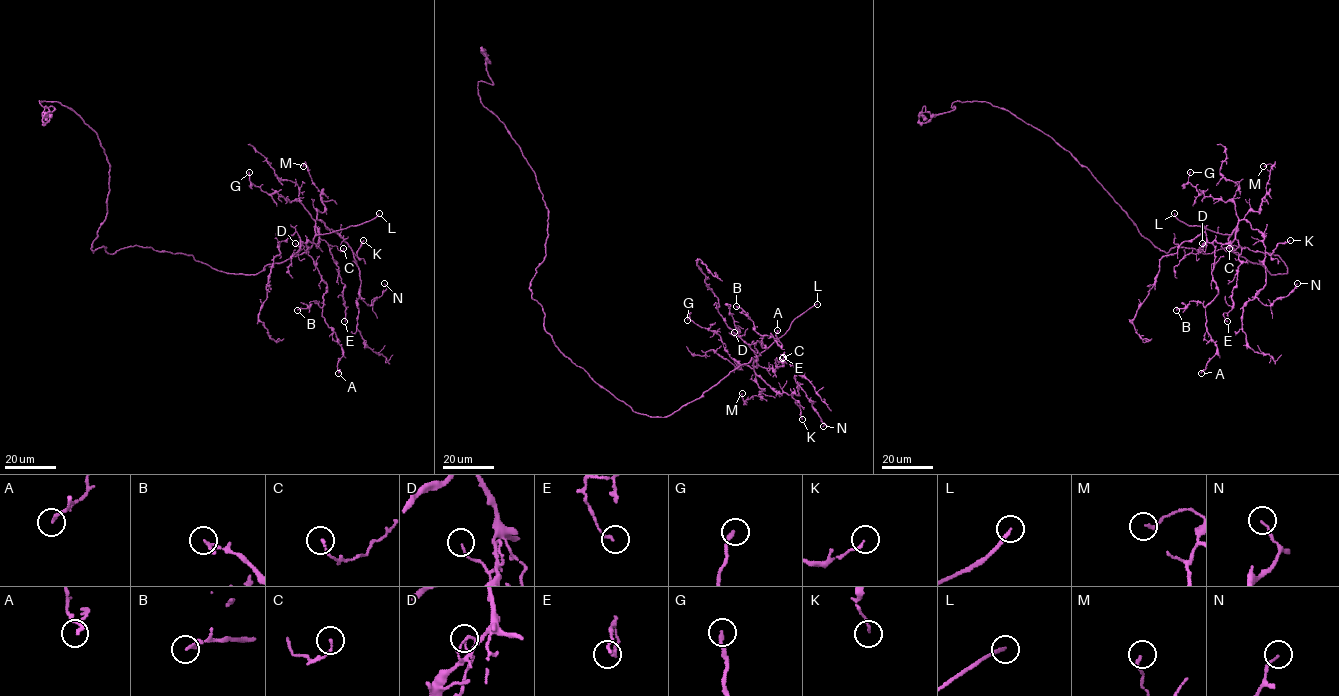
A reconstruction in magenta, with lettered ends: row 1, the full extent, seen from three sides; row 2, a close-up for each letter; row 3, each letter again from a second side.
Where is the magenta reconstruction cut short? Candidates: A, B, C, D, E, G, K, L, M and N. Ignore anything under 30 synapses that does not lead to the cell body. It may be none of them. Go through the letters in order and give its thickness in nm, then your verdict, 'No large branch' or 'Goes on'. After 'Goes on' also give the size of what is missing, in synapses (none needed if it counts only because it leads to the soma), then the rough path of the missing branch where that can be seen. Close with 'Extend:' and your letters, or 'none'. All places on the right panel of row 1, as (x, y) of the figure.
A: Thickness 130 nm. No large branch
B: Thickness 190 nm. No large branch
C: Thickness 110 nm. No large branch
D: Thickness 80 nm. No large branch
E: Thickness 140 nm. No large branch
G: Thickness 200 nm. No large branch
K: Thickness 110 nm. No large branch
L: Thickness 190 nm. Goes on. Course of what is missing: (1174, 213), (1182, 197), (1190, 193)
M: Thickness 150 nm. No large branch
N: Thickness 110 nm. No large branch
Extend: L

